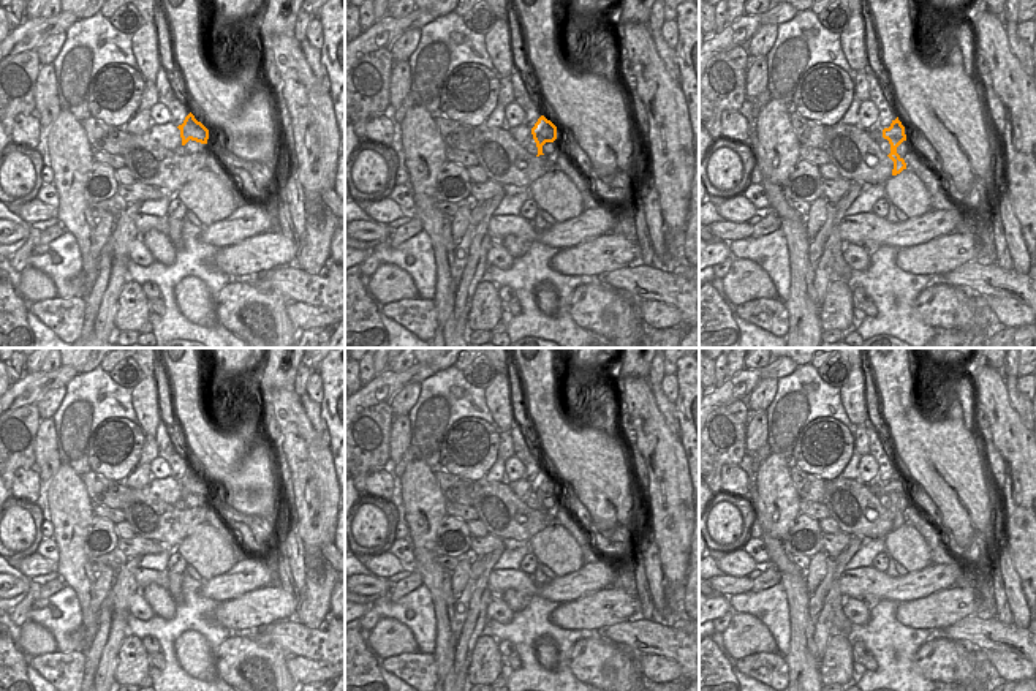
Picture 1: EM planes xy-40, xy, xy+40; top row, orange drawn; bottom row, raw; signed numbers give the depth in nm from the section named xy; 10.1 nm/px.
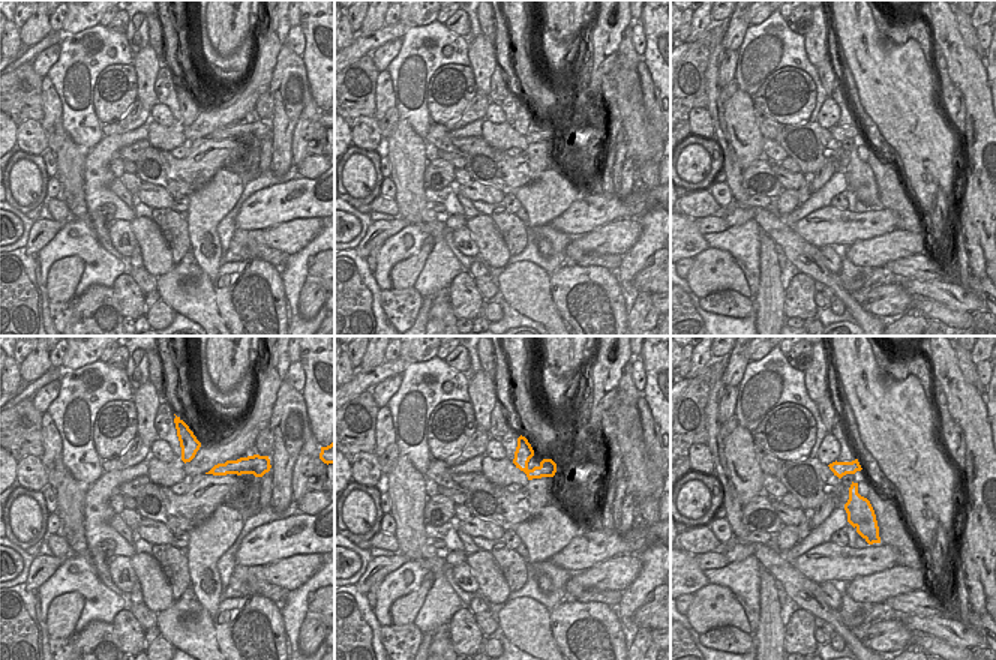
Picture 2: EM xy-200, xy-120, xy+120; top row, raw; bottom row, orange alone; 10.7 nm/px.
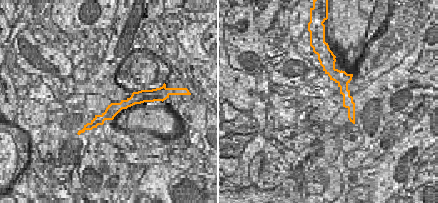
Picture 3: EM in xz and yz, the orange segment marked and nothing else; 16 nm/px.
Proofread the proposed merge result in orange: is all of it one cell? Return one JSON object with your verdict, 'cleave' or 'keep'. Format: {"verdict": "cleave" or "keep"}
{"verdict": "cleave"}

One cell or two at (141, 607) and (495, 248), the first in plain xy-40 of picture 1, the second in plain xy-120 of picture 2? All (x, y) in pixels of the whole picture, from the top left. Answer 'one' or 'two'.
two

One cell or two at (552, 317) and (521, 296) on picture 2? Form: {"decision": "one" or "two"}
{"decision": "one"}

